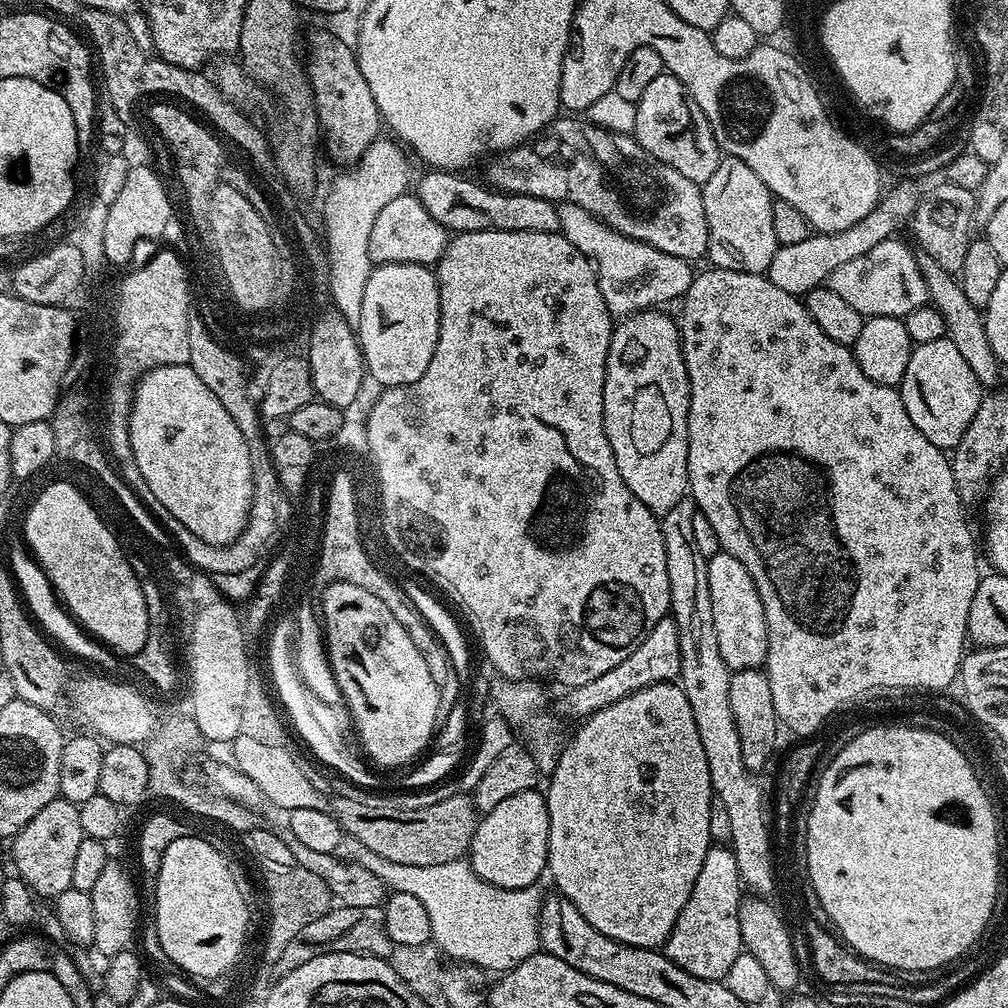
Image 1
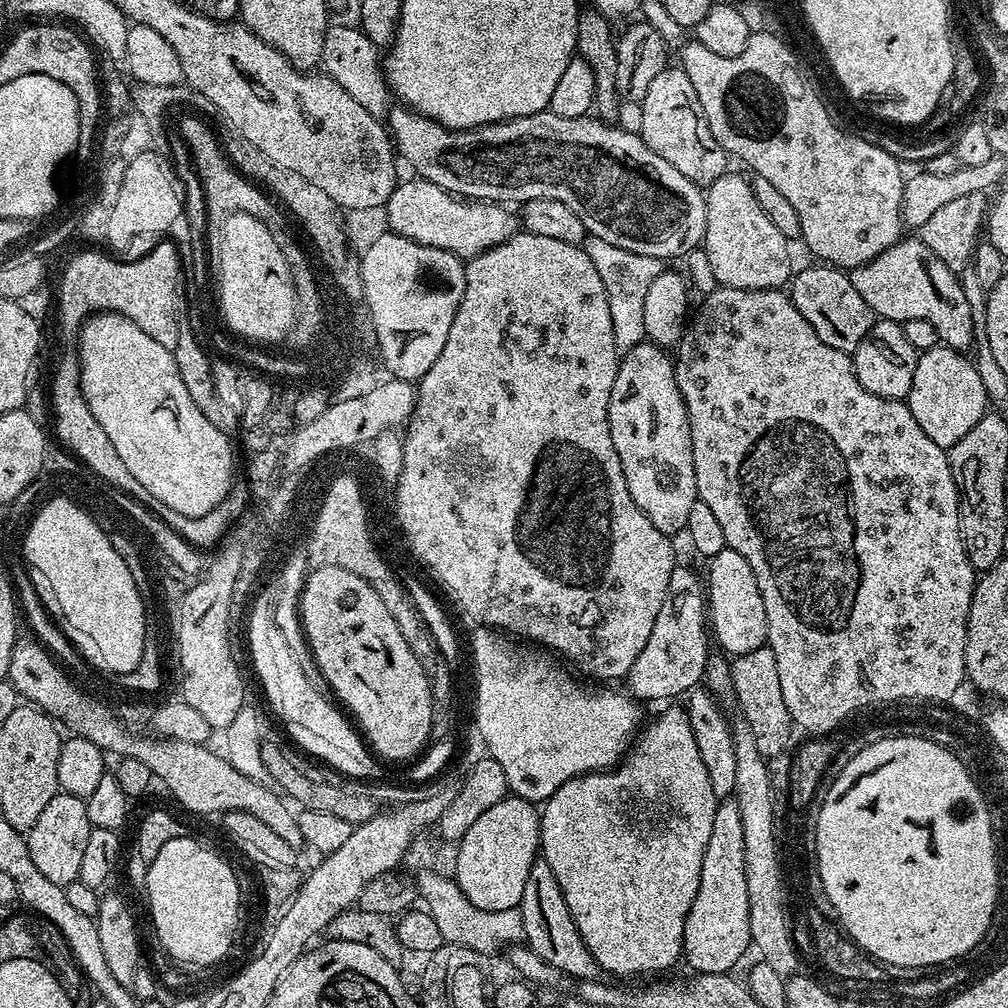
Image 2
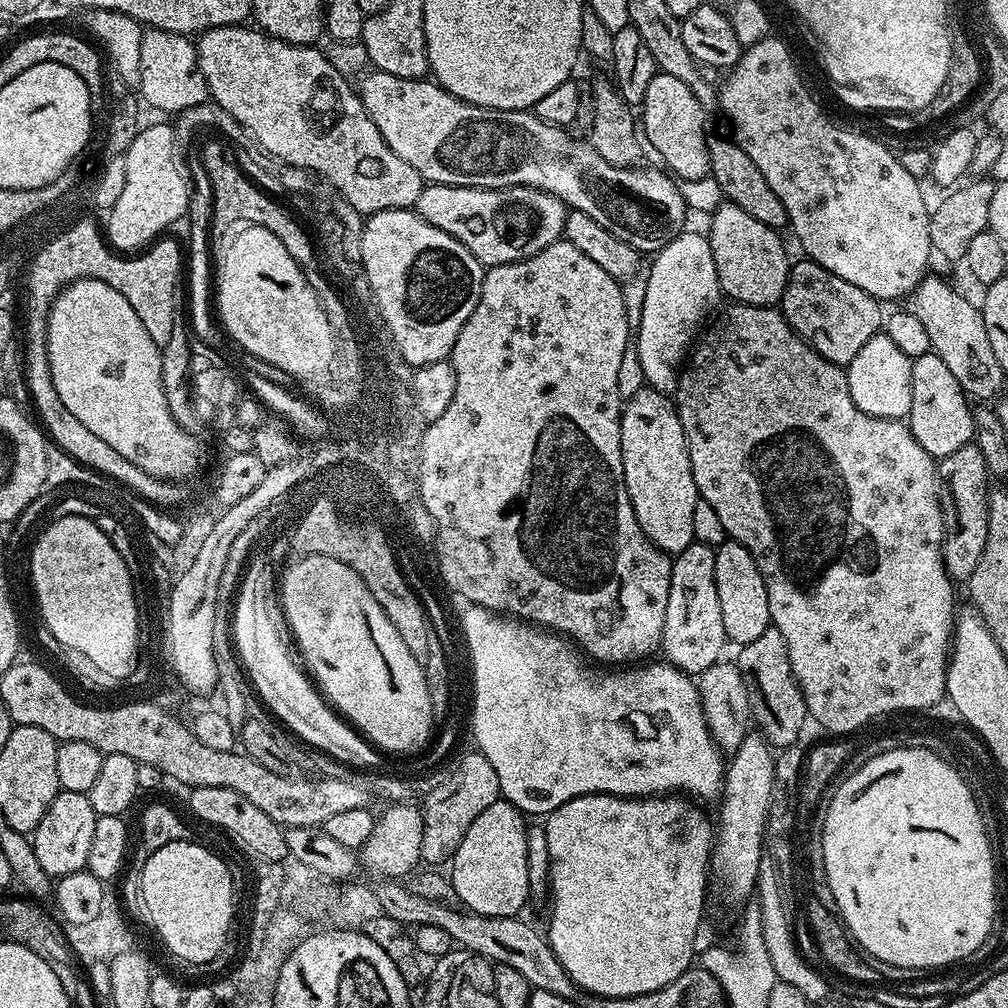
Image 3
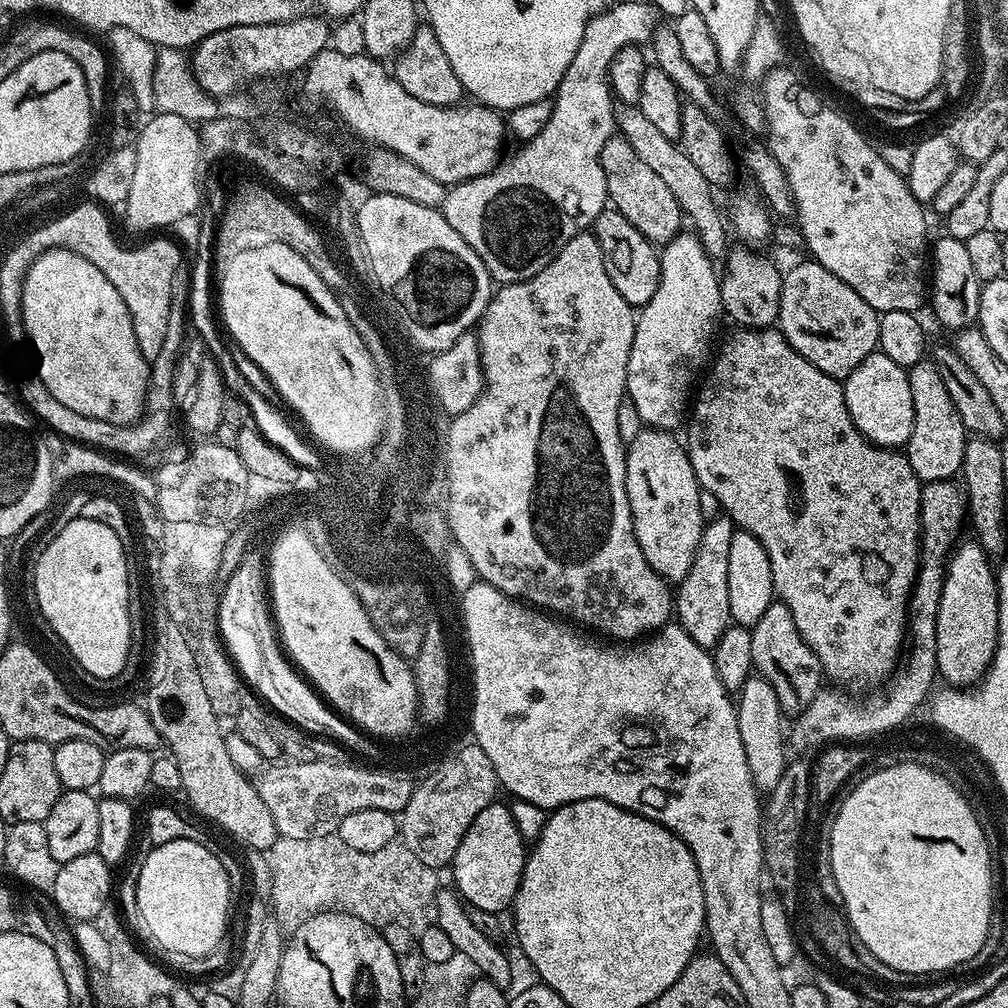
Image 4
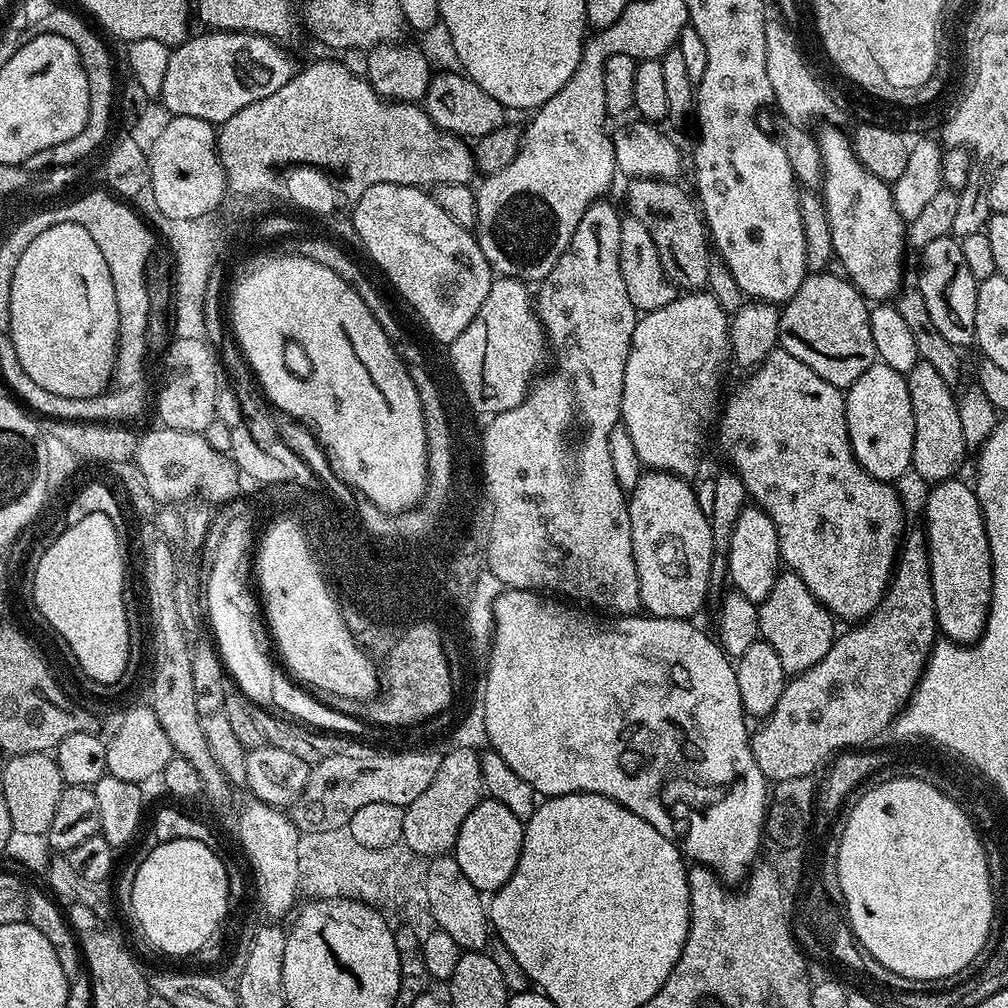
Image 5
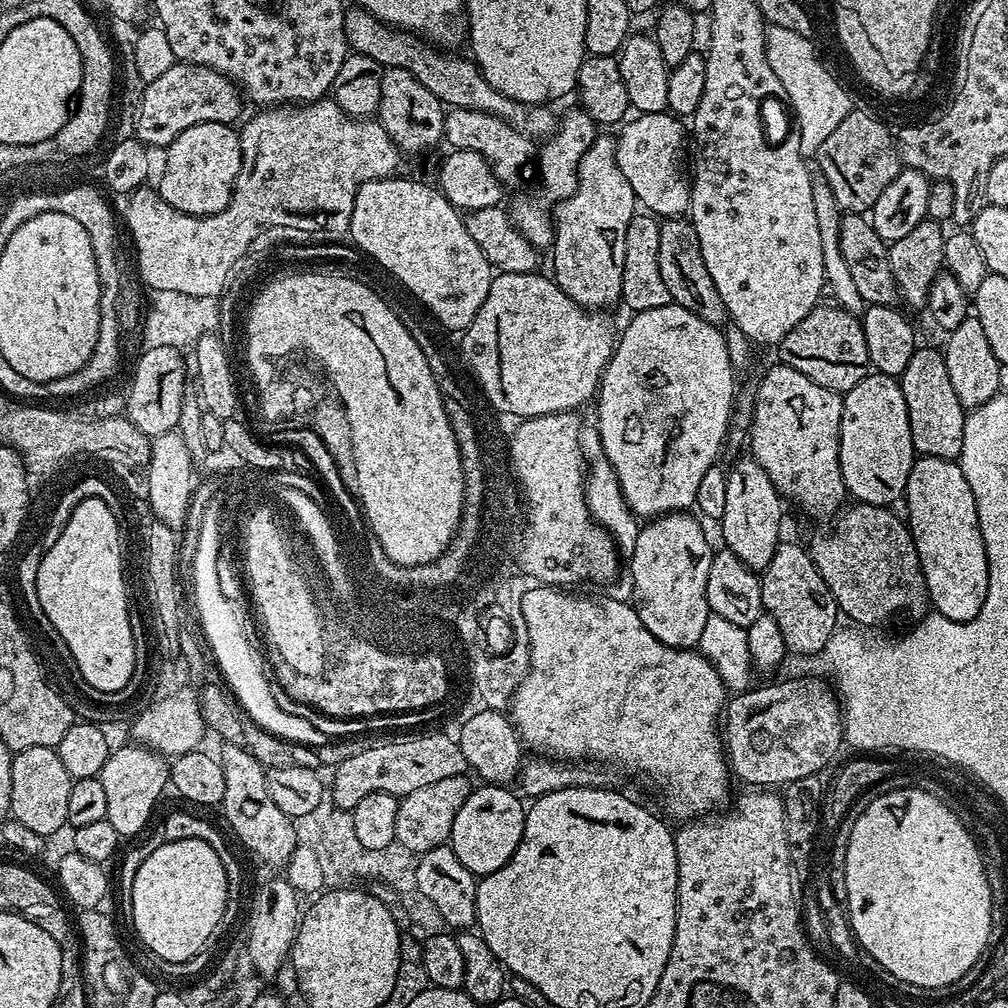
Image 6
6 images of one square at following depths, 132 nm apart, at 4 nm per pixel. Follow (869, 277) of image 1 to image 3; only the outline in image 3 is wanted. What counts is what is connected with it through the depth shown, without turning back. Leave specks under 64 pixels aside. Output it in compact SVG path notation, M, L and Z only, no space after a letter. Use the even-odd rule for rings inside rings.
M925 275L919 286L906 297L906 310L922 321L922 327L930 338L933 352L946 362L954 378L969 397L980 402L992 402L1001 395L1006 373L998 366L994 346L990 346L990 334L986 334L984 314L960 292L955 292L940 276Z

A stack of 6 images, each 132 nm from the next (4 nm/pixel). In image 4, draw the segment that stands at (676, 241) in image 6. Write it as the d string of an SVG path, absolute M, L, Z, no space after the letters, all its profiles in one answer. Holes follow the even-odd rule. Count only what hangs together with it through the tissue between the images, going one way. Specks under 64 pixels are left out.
M620 134L612 135L602 148L600 161L606 174L611 207L618 209L651 244L663 246L681 235L682 211L678 199L674 198L666 183L638 158L626 138Z

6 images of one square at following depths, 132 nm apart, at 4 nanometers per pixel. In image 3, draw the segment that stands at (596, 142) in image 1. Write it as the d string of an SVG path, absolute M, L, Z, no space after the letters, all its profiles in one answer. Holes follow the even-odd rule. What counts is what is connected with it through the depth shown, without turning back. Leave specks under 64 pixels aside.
M368 70L358 81L362 106L366 106L366 114L370 114L384 141L392 147L394 154L398 154L398 158L402 158L402 162L410 162L410 166L414 166L414 170L418 170L420 177L429 184L463 188L537 188L557 196L571 211L594 218L598 226L610 230L614 238L622 238L622 242L634 246L641 254L662 251L674 237L685 231L684 215L689 215L690 209L680 193L679 183L659 167L616 168L606 162L606 158L602 158L587 139L575 140L568 128L542 122L535 111L483 108L450 94L428 78L394 78L394 74Z

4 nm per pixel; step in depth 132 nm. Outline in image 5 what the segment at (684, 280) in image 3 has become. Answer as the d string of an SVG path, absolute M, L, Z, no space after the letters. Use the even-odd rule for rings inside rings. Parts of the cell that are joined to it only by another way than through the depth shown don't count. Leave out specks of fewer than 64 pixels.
M708 290L681 295L670 302L670 306L645 312L637 319L630 354L626 358L620 418L645 469L673 472L685 478L692 478L695 474L696 463L700 460L700 443L704 440L704 427L711 420L713 423L721 399L720 375L724 372L724 363L730 360L729 327L730 316L720 308Z

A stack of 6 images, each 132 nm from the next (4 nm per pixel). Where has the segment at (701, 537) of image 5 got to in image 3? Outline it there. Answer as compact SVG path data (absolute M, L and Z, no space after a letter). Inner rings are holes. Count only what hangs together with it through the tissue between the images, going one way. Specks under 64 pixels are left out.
M647 386L640 388L638 394L634 394L634 398L630 398L623 405L620 413L620 437L622 438L624 481L630 498L630 506L634 506L634 518L638 518L638 526L642 526L646 538L650 538L655 548L661 548L669 554L686 550L686 546L690 546L697 539L698 493L690 466L688 439L682 430L680 414L676 411L675 403L665 393L657 392L654 388Z

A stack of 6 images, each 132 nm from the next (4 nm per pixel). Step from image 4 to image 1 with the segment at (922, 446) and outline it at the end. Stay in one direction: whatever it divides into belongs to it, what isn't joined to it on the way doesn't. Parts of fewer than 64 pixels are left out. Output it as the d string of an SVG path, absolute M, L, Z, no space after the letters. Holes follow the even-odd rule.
M947 338L913 347L898 391L902 406L906 406L906 414L910 414L910 422L914 422L914 426L934 442L934 446L945 450L956 449L962 434L966 434L966 426L970 426L974 414L978 414L982 399L978 378L962 358L961 351Z

